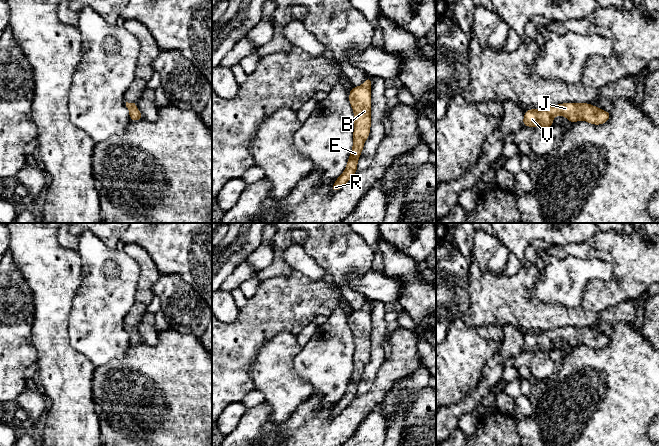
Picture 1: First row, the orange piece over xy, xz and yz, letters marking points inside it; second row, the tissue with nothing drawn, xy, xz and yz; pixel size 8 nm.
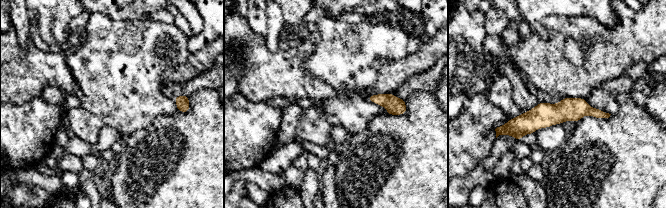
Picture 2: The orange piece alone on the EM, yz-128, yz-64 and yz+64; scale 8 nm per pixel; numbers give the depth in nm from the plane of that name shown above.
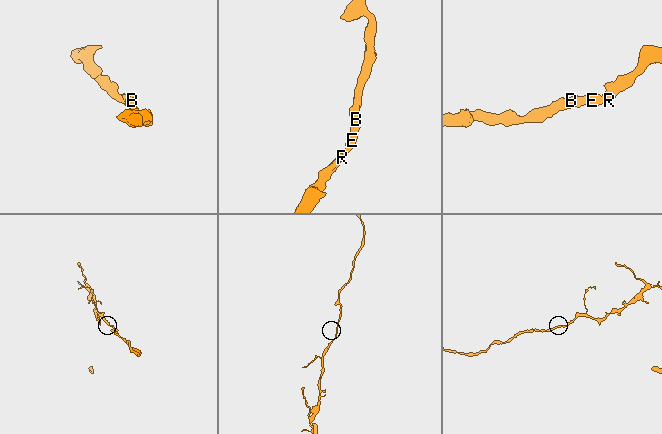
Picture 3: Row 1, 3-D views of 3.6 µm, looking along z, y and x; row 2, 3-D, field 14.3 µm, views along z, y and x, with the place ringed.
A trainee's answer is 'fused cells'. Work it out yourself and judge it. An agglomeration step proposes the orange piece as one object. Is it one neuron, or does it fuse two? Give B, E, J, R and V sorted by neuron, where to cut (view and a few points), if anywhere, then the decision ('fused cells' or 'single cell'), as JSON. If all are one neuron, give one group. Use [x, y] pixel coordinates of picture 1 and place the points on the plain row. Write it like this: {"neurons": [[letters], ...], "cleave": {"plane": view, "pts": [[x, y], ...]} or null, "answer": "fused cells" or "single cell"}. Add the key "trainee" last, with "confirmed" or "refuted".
{"neurons": [["B", "E", "J", "R", "V"]], "cleave": null, "answer": "single cell", "trainee": "refuted"}

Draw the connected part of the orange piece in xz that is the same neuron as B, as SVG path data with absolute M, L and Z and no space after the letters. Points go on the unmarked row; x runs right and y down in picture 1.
M372 302L349 316L349 327L354 338L353 371L343 397L335 404L332 416L337 416L357 396L359 381L363 375L364 367L370 359L371 352L371 307Z

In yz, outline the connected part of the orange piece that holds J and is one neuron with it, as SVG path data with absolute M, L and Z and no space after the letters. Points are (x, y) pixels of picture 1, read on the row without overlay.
M561 327L550 331L526 334L522 349L549 353L553 350L555 340L565 340L572 348L583 344L593 349L601 349L610 343L610 339L610 335L603 335L590 327Z

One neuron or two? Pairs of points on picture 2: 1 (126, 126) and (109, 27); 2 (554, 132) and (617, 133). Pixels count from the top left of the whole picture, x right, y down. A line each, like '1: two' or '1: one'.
1: one
2: two

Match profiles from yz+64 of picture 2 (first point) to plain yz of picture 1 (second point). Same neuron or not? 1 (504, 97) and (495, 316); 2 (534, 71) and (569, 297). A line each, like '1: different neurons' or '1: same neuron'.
1: different neurons
2: different neurons

